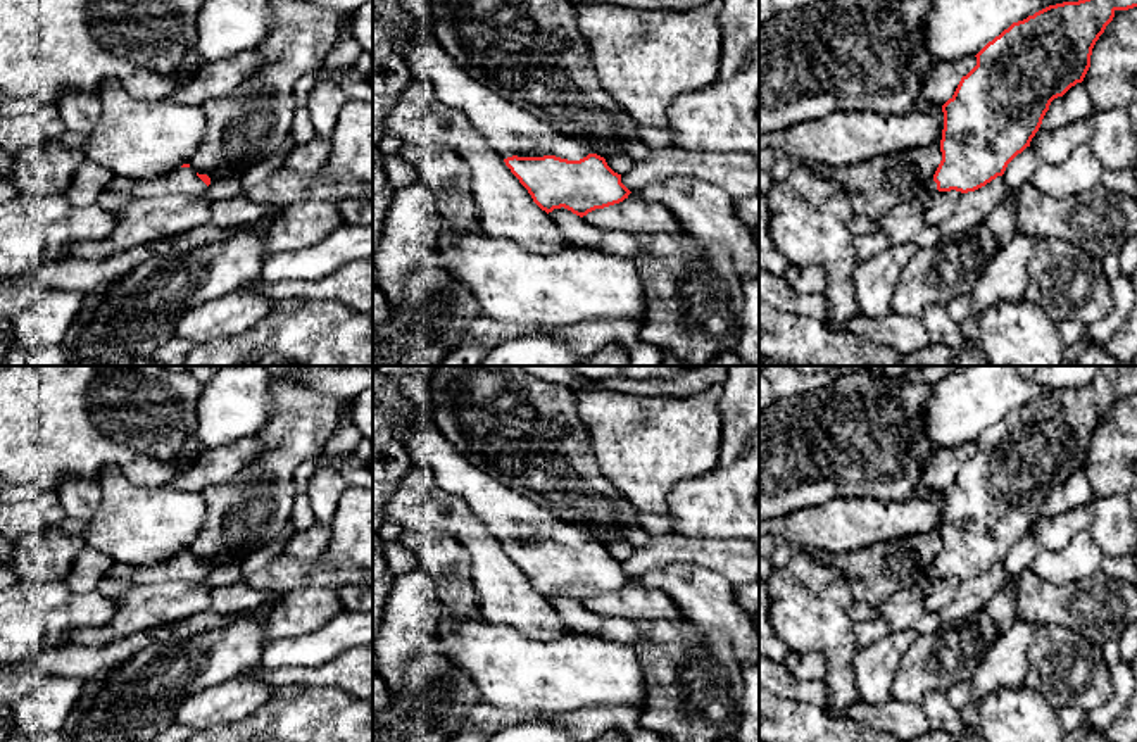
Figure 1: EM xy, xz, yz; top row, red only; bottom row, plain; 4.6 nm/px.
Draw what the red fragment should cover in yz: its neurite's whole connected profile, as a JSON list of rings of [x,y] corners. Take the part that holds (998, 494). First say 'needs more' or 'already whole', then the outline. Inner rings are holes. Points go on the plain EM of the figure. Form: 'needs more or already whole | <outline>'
needs more | [[[1101,366],[1092,383],[1049,392],[1013,409],[975,443],[977,452],[961,464],[954,481],[942,492],[942,547],[925,575],[937,578],[975,578],[997,563],[1030,533],[1054,485],[1082,469],[1096,428],[1116,397],[1137,393],[1137,366]]]

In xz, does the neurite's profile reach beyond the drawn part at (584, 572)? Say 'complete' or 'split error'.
split error

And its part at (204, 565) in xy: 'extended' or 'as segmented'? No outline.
extended

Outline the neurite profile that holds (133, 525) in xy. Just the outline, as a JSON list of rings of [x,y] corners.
[[[117,464],[98,473],[100,504],[85,544],[114,563],[152,566],[188,550],[207,519],[200,494],[133,485]]]

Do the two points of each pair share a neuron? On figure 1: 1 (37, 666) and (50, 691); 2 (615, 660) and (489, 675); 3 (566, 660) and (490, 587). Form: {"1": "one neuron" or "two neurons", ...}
{"1": "two neurons", "2": "one neuron", "3": "two neurons"}

